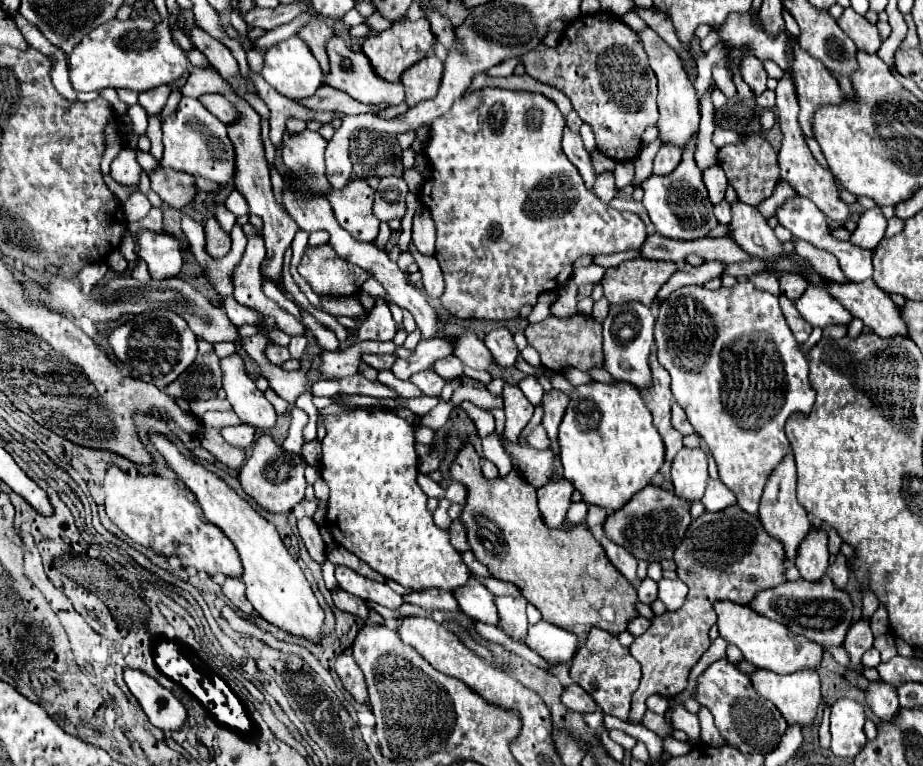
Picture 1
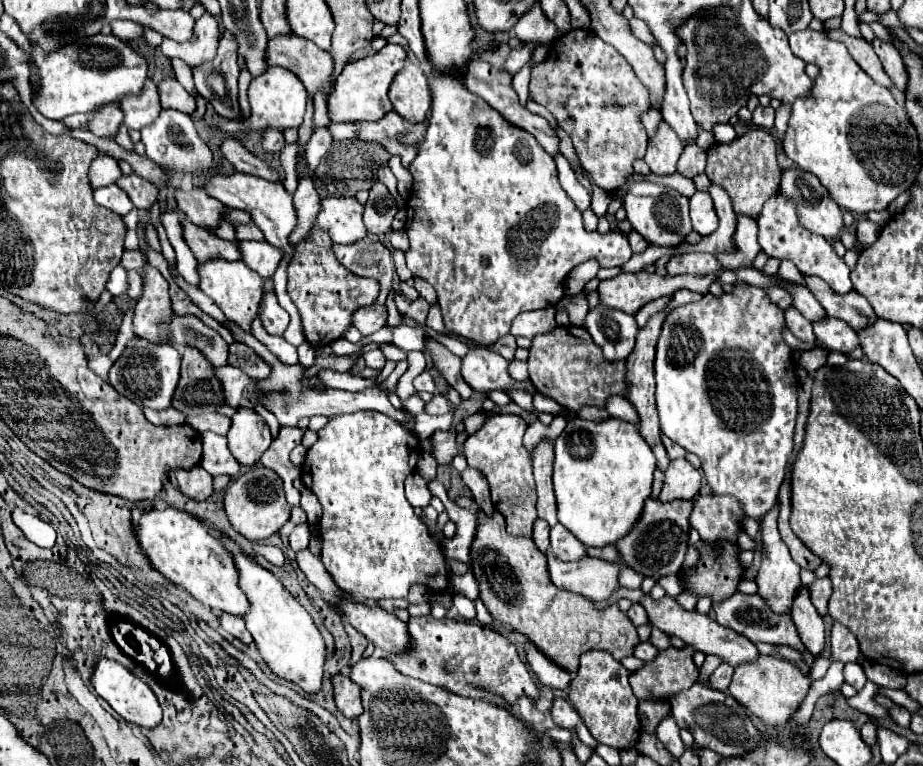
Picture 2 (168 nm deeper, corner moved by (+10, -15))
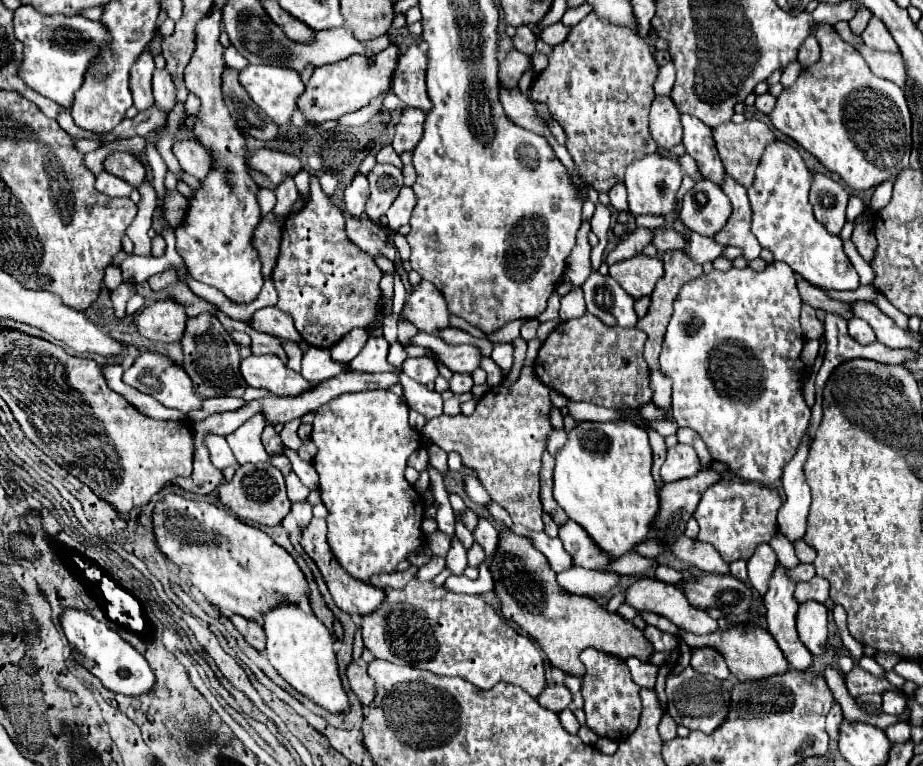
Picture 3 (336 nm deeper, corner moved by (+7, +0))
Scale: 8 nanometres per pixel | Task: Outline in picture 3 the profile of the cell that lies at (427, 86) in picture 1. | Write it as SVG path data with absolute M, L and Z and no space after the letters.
M412 44L398 62L394 70L392 92L412 108L420 108L424 112L430 110L430 100L426 92L426 54L420 46Z

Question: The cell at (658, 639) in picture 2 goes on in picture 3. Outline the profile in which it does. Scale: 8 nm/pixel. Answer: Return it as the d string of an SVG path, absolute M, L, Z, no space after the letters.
M746 624L744 628L734 628L730 632L714 632L714 634L706 634L706 636L696 636L690 632L680 630L682 640L690 646L690 648L702 648L702 646L714 646L718 652L722 652L722 656L726 658L726 664L730 668L730 672L740 680L740 682L752 682L752 680L764 680L768 676L774 674L784 674L790 670L788 662L784 660L784 654L780 650L780 646L776 644L776 640L770 636L768 630L756 626L756 624Z

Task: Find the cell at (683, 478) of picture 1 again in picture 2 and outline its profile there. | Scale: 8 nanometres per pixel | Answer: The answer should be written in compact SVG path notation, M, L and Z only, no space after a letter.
M675 459L665 471L665 483L661 489L661 501L693 499L701 487L701 473L687 461Z

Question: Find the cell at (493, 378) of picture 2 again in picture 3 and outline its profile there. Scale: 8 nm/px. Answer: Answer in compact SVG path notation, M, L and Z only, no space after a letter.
M418 332L418 334L412 338L412 344L432 348L432 350L436 352L436 356L438 356L452 372L474 372L476 368L480 368L482 352L480 352L476 346L470 346L470 344L448 346L448 344L444 344L436 334L426 334L426 332Z

